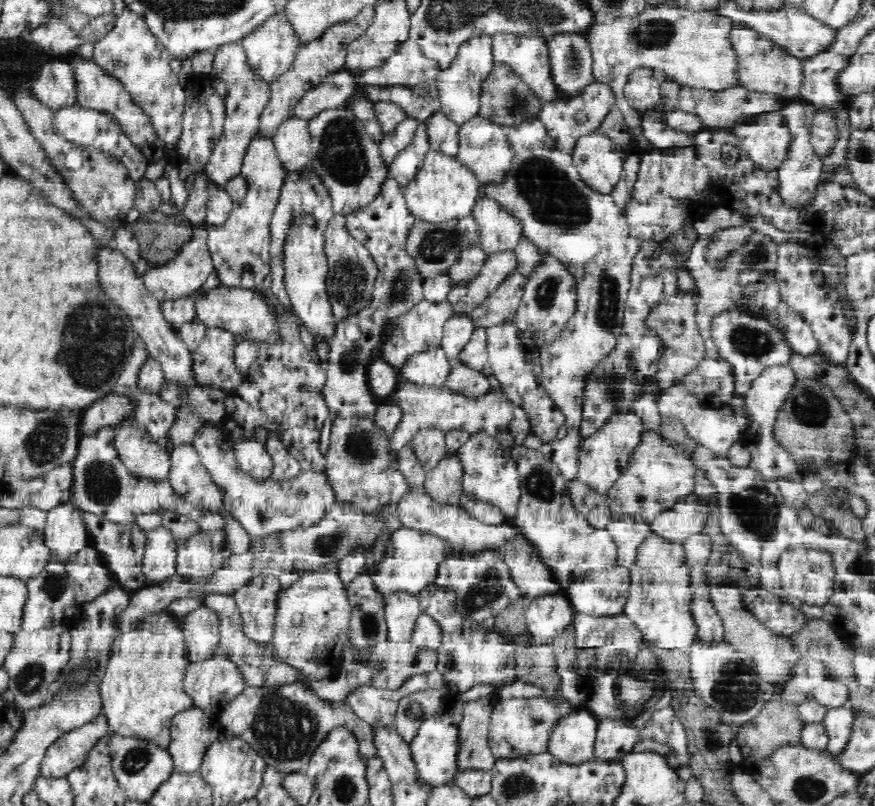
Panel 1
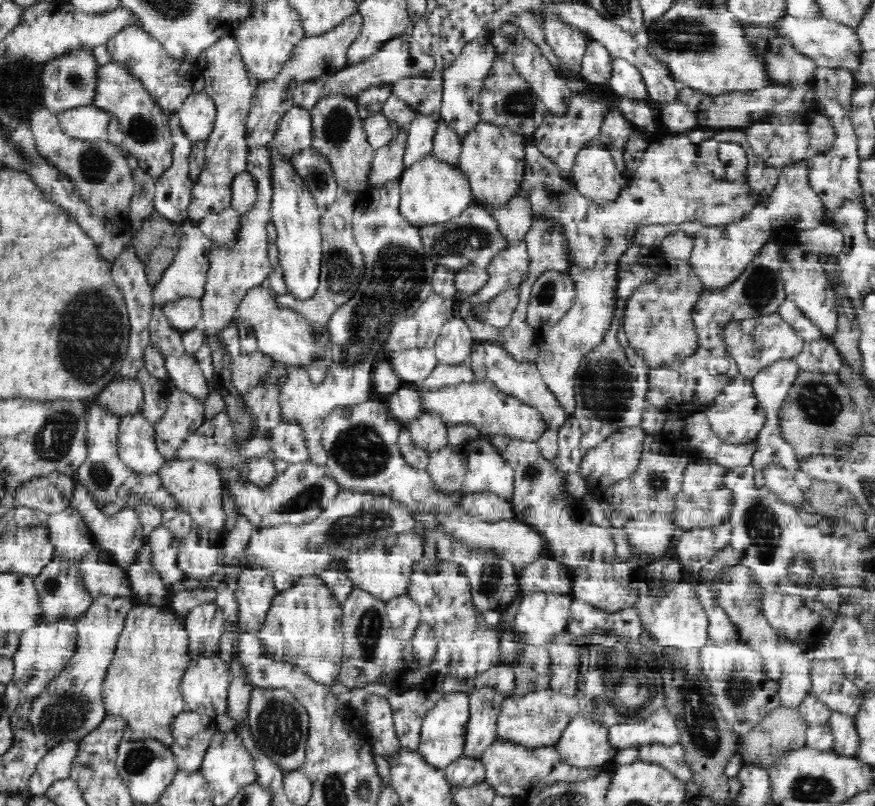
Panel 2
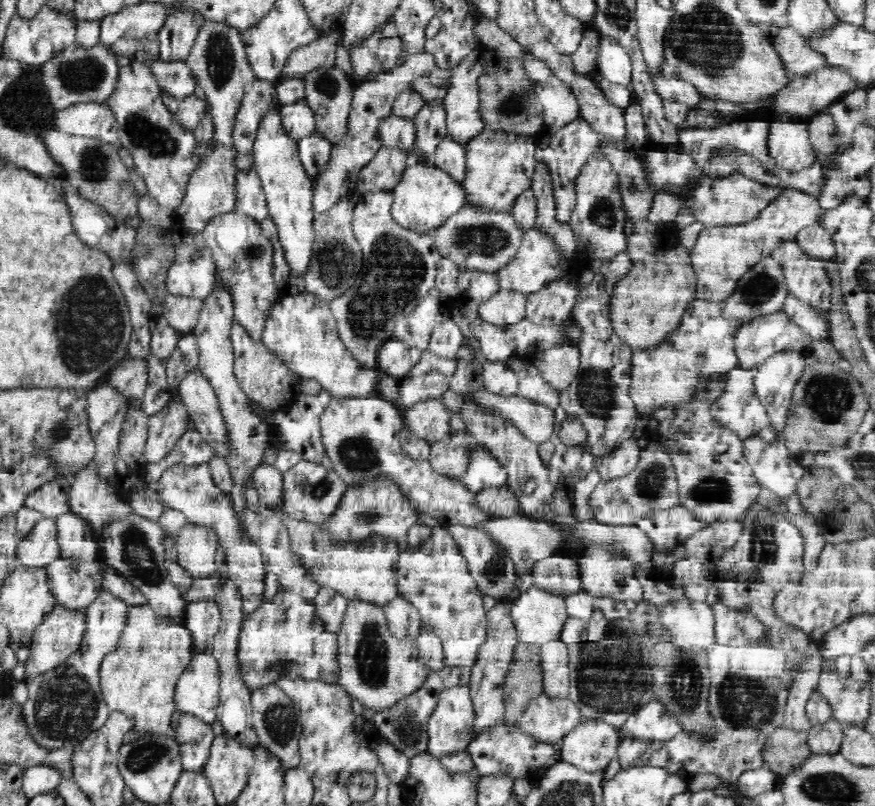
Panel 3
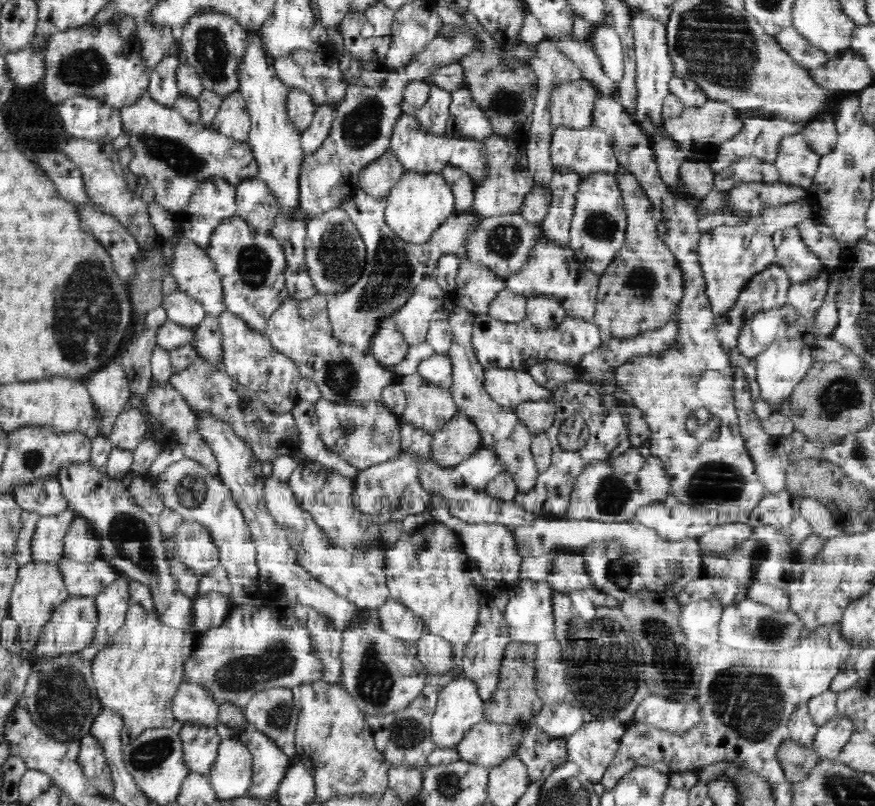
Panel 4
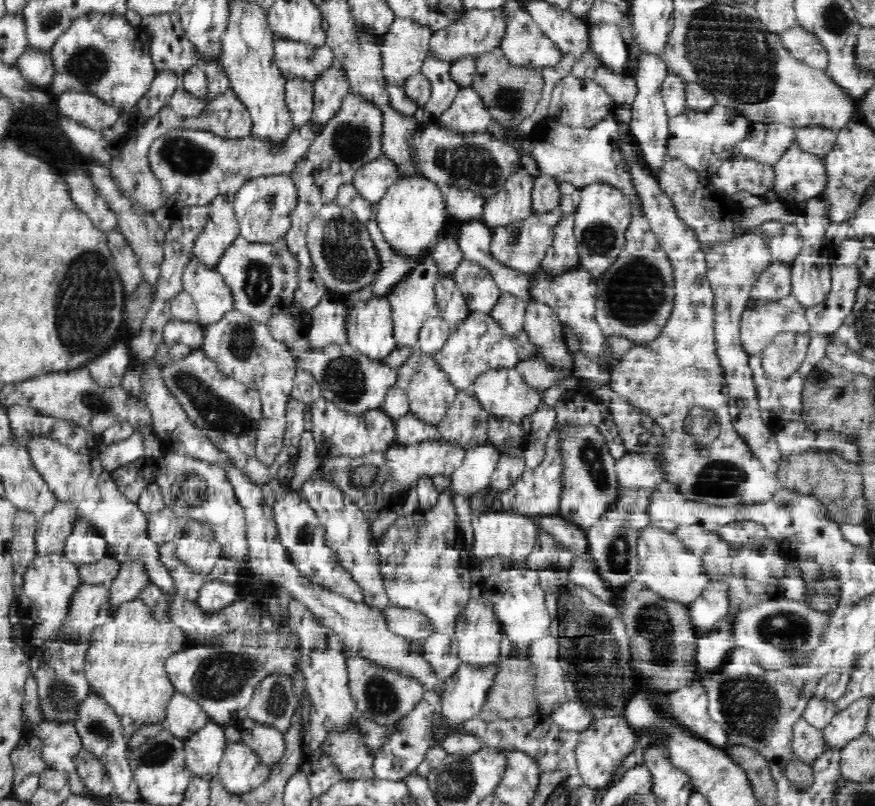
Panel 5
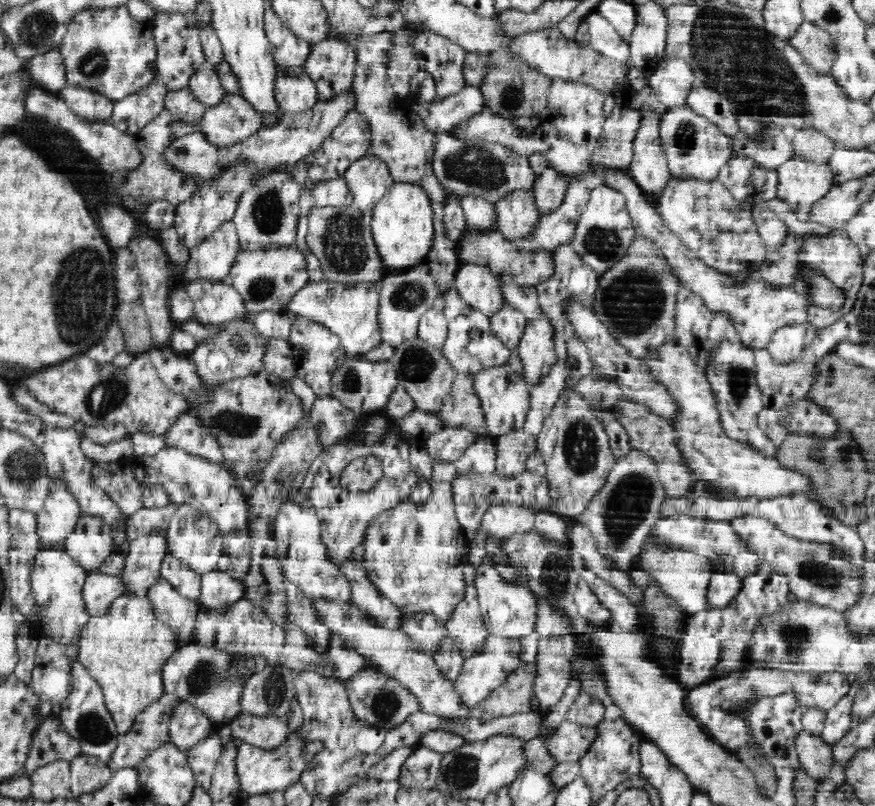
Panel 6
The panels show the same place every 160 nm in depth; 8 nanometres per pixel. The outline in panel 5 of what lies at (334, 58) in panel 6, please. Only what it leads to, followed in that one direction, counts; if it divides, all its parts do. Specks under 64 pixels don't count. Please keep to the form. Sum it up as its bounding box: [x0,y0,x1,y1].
[310,64,350,131]

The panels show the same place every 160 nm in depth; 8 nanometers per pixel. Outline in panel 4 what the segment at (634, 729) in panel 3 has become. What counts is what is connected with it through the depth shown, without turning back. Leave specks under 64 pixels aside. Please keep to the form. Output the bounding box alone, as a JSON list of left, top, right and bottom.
[632,694,700,734]

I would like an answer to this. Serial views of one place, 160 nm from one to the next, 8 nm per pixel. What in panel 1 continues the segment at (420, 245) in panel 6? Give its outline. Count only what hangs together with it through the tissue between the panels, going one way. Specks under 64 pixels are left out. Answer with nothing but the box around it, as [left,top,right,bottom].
[403,149,481,223]

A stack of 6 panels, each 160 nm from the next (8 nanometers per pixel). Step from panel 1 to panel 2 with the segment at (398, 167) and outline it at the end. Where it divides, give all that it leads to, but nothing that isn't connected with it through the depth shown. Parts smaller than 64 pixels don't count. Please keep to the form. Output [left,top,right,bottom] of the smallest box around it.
[403,113,440,169]

